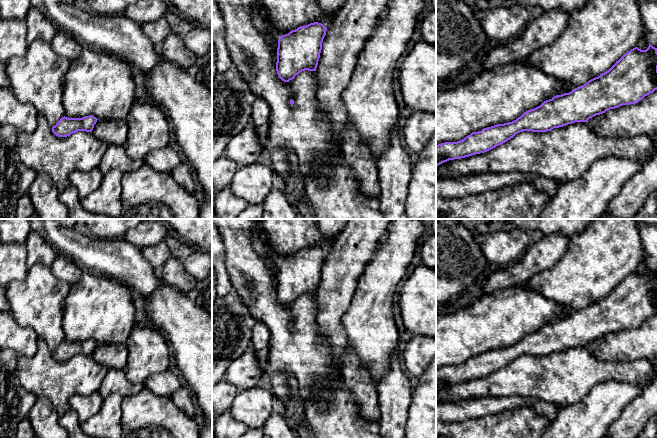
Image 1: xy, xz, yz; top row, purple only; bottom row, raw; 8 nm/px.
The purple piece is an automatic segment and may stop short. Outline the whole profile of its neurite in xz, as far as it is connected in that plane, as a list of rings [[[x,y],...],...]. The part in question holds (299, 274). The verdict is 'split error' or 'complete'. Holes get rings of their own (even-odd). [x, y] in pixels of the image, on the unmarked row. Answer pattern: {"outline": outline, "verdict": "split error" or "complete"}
{"outline": [[[314,246],[279,262],[276,295],[282,305],[289,306],[305,294],[316,295],[326,254]]], "verdict": "complete"}

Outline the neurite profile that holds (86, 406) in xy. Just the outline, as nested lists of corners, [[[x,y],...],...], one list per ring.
[[[98,392],[89,396],[74,395],[69,399],[70,408],[77,412],[82,431],[95,438],[120,438],[122,434],[122,396],[113,393],[103,399]]]

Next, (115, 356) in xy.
[[[125,343],[97,344],[92,357],[107,369],[125,370],[128,359],[127,345]]]

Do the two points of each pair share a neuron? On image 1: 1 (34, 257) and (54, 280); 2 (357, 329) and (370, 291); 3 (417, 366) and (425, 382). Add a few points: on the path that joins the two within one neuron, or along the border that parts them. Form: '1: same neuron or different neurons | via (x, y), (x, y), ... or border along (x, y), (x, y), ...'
1: different neurons | border along (58, 253), (49, 266), (34, 264), (28, 269)
2: same neuron | via (366, 320), (370, 316), (370, 300)
3: different neurons | border along (425, 369), (418, 378)

